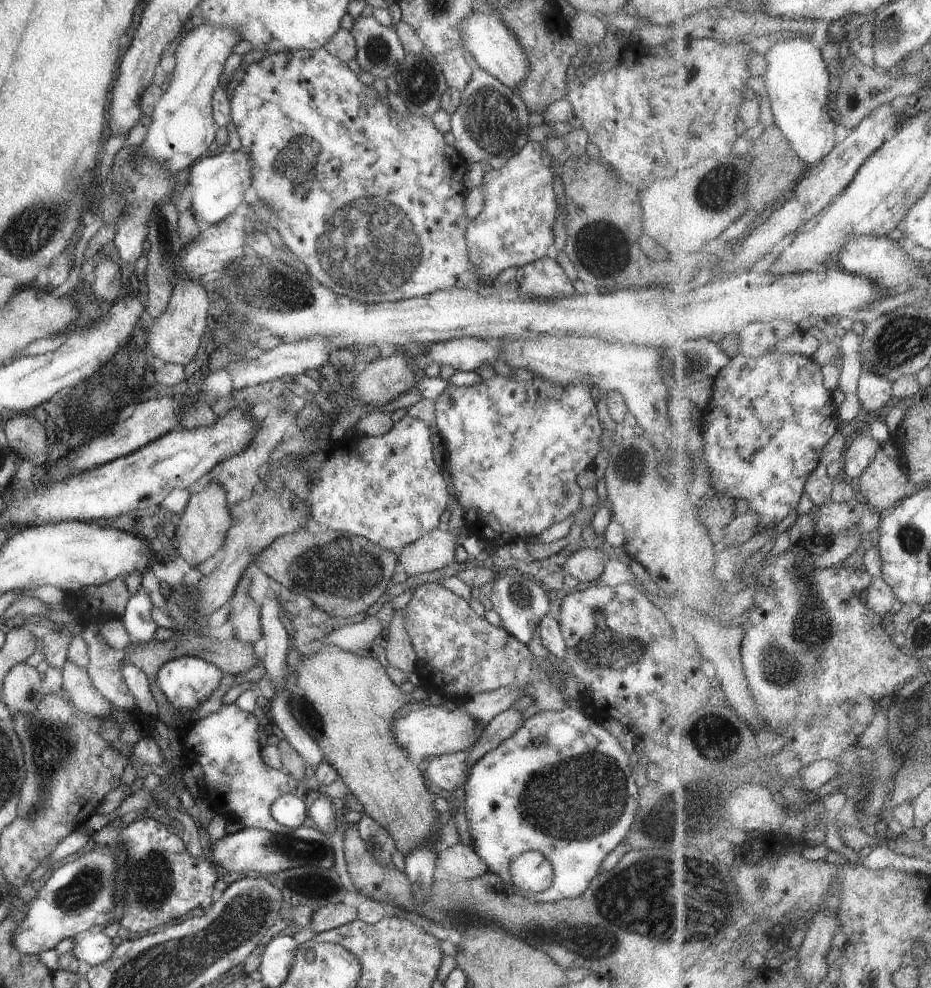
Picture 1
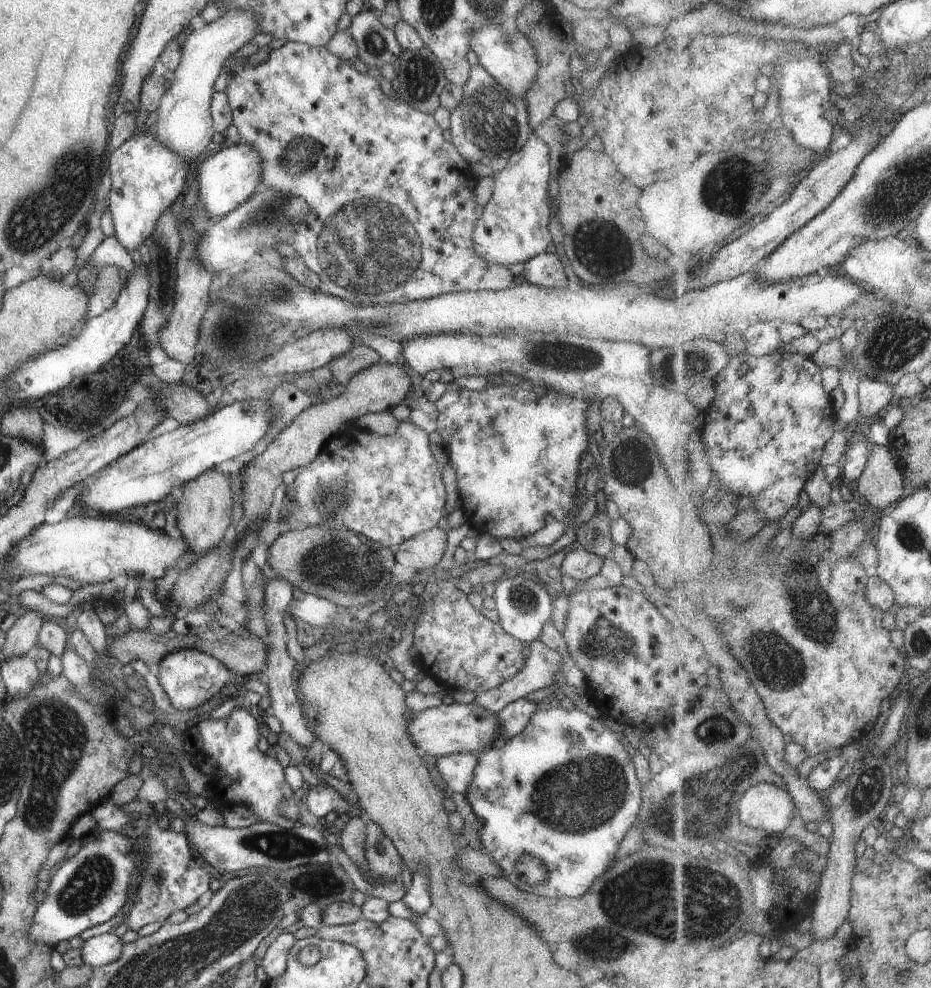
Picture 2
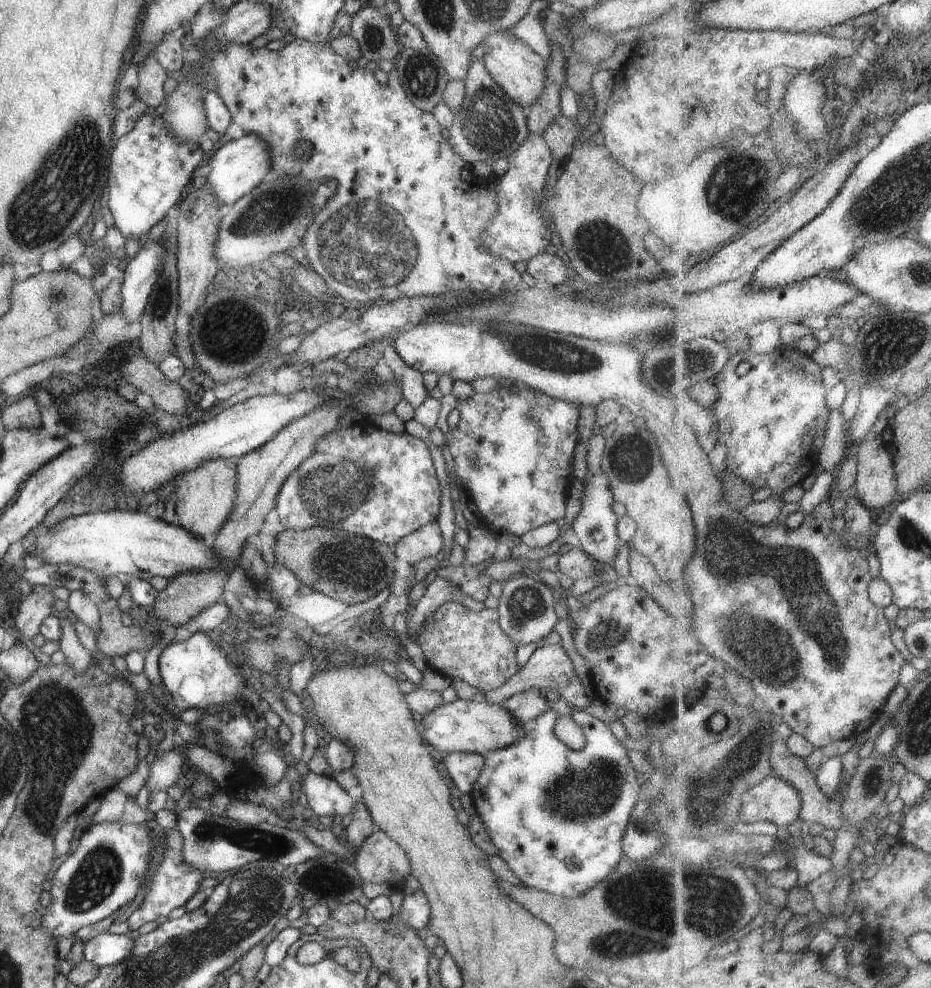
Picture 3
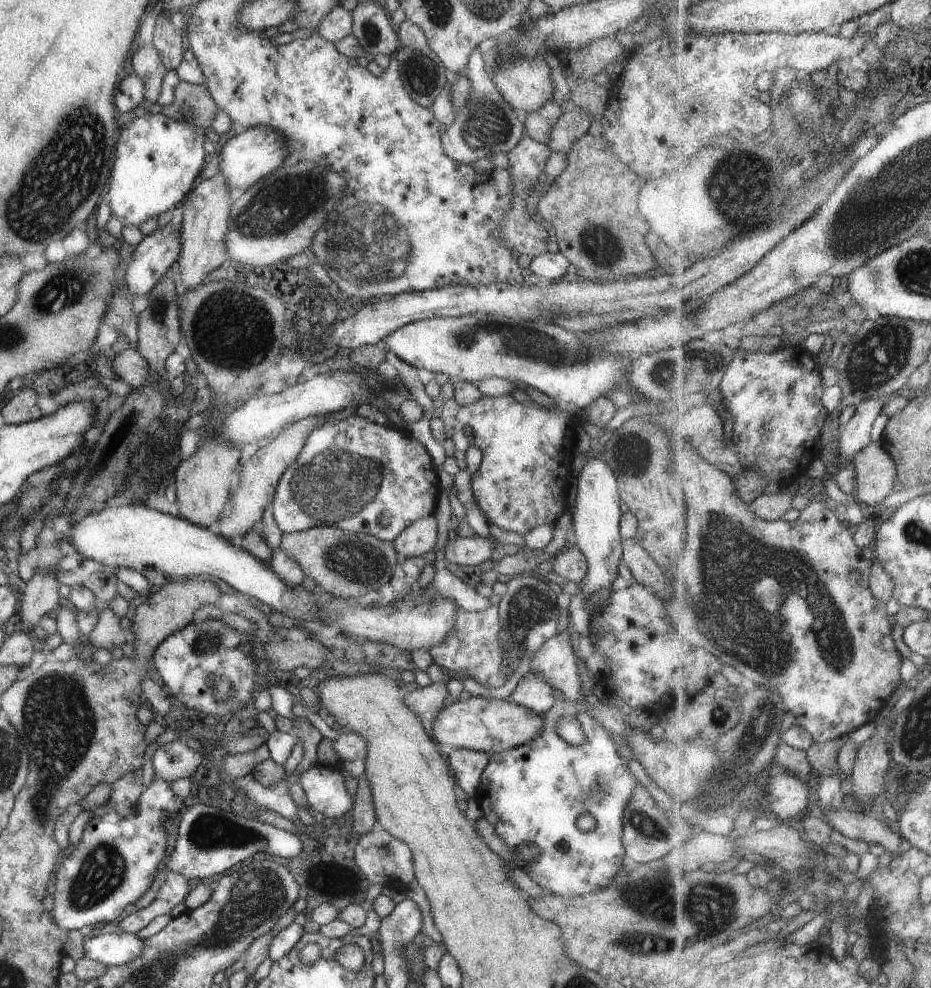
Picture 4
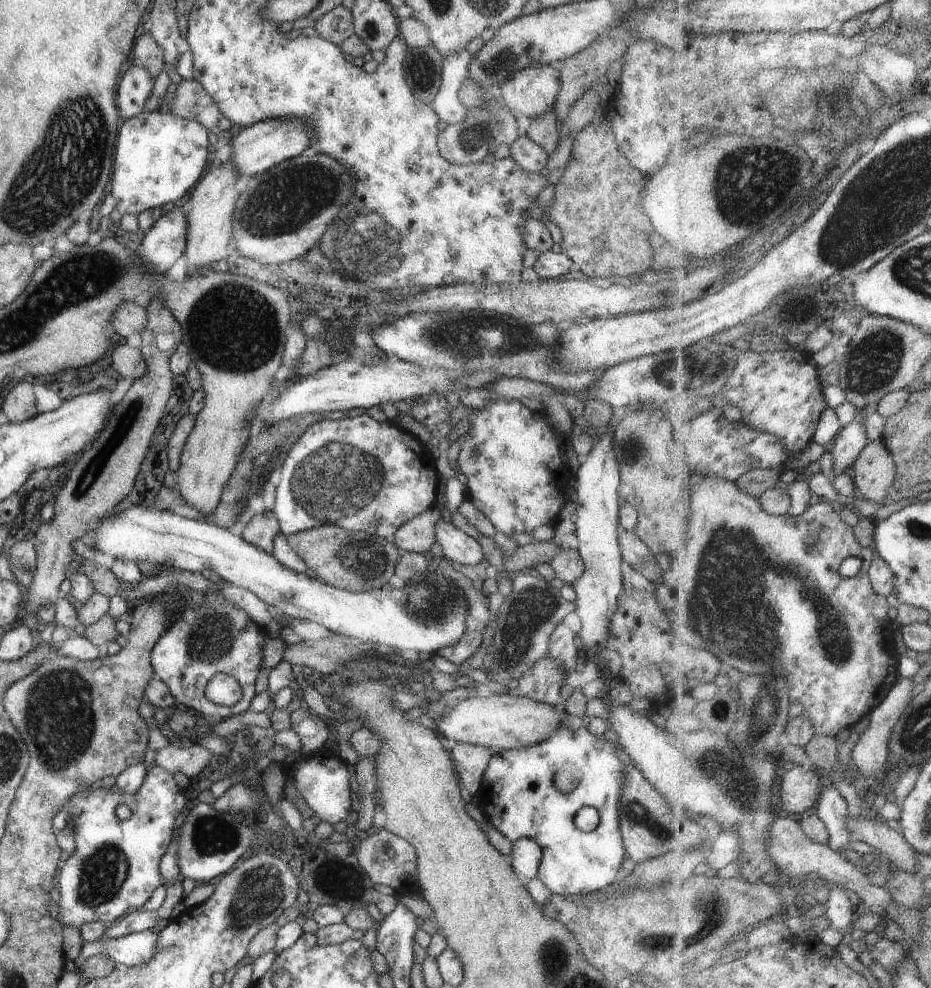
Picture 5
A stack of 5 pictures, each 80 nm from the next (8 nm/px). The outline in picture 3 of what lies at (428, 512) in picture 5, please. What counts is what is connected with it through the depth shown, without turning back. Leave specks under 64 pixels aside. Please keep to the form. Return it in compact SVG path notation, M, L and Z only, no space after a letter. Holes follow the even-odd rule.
M429 522L397 540L393 546L394 556L414 568L423 559L435 558L441 550L442 542L437 522Z

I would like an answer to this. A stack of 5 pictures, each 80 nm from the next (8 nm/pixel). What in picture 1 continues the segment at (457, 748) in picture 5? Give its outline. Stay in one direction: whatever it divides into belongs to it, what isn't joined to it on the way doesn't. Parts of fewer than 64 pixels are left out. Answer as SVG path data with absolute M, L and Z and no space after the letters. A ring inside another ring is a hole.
M465 750L431 758L424 773L425 779L441 790L453 792L466 781L468 756Z

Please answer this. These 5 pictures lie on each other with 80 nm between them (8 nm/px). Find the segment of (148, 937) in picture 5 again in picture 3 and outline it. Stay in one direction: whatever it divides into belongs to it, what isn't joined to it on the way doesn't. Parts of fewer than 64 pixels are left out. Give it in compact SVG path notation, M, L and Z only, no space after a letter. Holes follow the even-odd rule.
M101 932L82 944L82 954L86 962L95 967L117 964L119 960L129 956L133 950L133 941L124 935L113 935Z

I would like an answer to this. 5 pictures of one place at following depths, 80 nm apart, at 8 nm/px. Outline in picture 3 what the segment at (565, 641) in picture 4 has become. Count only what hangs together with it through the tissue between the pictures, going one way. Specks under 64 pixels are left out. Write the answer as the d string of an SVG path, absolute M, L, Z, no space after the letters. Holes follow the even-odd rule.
M555 644L555 646L543 645L533 650L529 660L519 670L517 669L513 676L504 684L495 687L494 690L480 694L480 699L489 702L489 704L502 706L505 698L517 694L517 692L531 690L531 688L535 688L535 690L556 690L559 693L559 697L565 700L568 705L575 706L579 710L587 707L591 700L585 696L584 686L580 684L573 670L571 660L569 660L560 644Z

